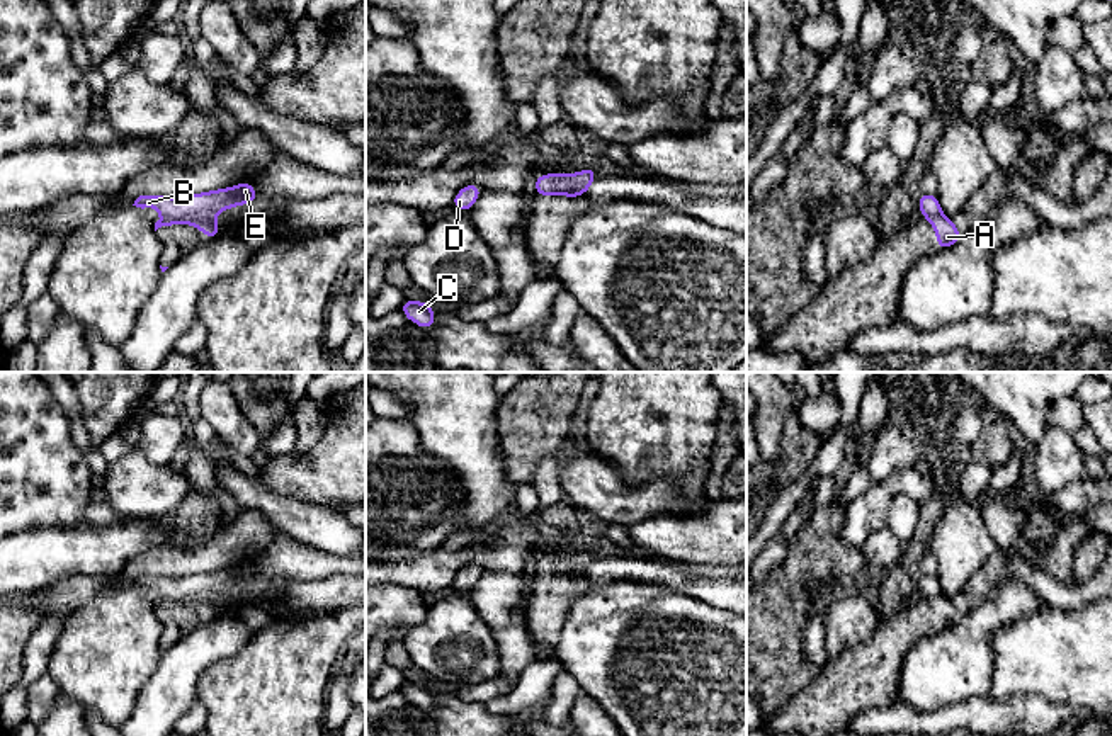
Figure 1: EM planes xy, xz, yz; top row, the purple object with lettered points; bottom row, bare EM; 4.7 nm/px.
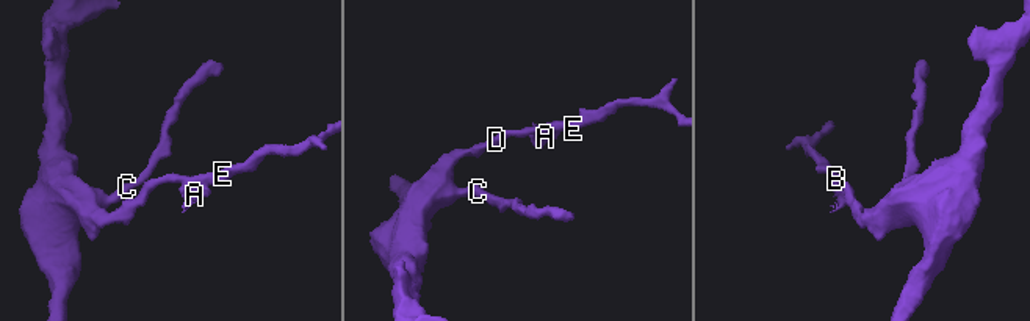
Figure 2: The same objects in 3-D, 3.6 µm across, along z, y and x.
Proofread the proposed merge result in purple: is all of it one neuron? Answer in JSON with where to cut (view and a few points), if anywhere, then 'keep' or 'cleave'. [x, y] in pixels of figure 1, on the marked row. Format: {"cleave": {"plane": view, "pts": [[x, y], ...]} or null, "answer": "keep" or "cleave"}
{"cleave": {"plane": "xy", "pts": [[162, 216], [172, 220], [211, 218]]}, "answer": "cleave"}

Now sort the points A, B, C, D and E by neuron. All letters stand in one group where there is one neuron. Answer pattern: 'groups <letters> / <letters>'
groups A / B C D E

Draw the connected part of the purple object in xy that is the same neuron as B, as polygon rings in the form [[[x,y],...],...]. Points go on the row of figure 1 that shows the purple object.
[[[240,182],[235,187],[185,194],[182,197],[139,195],[133,206],[141,209],[156,207],[162,212],[162,218],[184,221],[213,218],[224,209],[247,206],[258,197],[260,194],[250,182]]]

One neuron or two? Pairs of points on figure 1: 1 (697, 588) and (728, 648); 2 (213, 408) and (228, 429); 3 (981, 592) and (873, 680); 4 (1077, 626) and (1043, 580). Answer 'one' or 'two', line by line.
1: two
2: one
3: one
4: two

